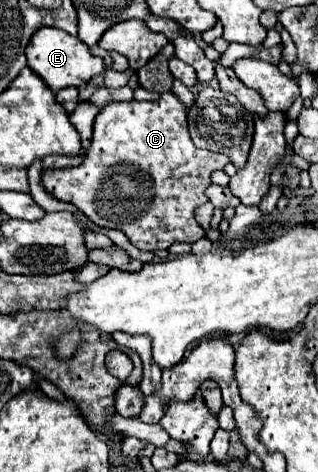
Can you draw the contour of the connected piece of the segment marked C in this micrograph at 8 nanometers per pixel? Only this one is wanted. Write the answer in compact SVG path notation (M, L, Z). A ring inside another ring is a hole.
M163 93L157 101L123 101L123 103L111 103L107 107L103 107L99 111L99 115L95 117L95 123L93 123L93 139L91 139L91 147L87 149L85 153L85 159L79 167L75 169L53 169L51 173L43 173L41 175L41 183L43 187L55 195L57 199L61 201L67 201L67 203L73 203L75 207L79 207L91 221L95 221L97 225L101 227L111 227L111 229L119 229L123 231L131 243L137 245L137 249L145 249L145 251L157 251L157 249L167 249L171 243L175 241L187 241L187 243L195 243L199 241L201 237L205 237L205 231L203 227L197 223L195 219L195 209L203 203L207 203L207 195L205 195L205 189L211 185L211 173L215 169L223 169L225 165L229 163L229 157L227 155L221 155L221 153L213 153L213 151L207 151L207 149L197 149L189 137L189 131L187 131L187 109L185 105L179 103L179 99L173 95L173 93Z

